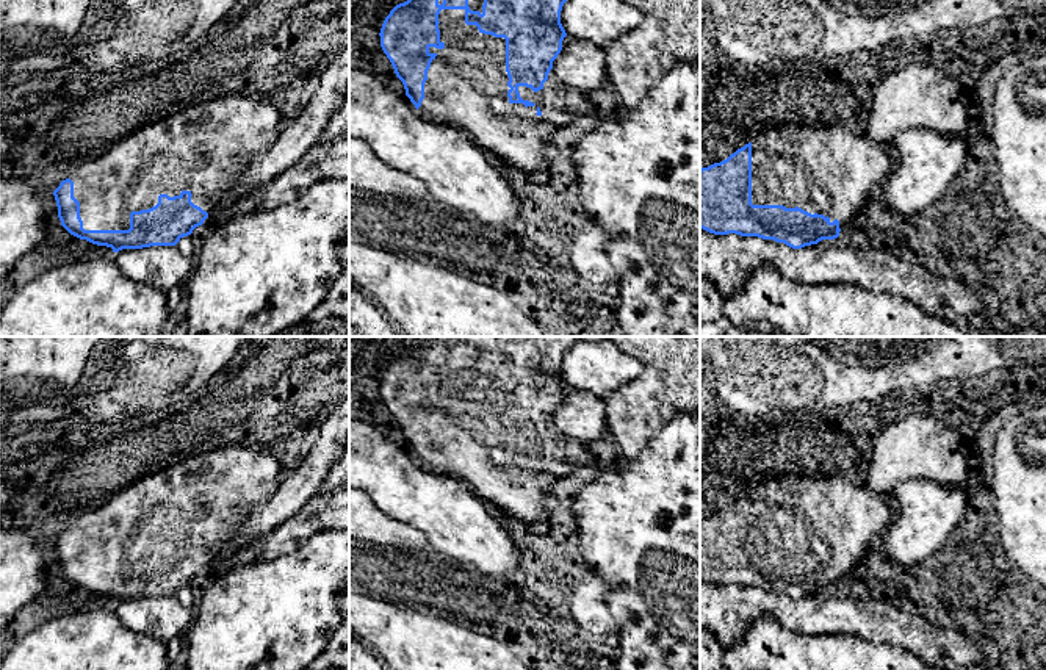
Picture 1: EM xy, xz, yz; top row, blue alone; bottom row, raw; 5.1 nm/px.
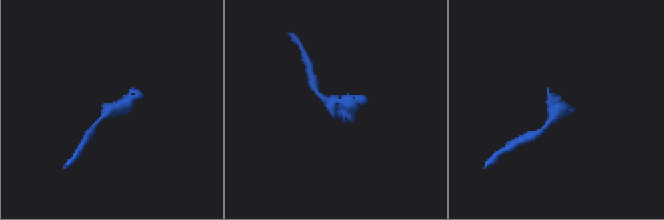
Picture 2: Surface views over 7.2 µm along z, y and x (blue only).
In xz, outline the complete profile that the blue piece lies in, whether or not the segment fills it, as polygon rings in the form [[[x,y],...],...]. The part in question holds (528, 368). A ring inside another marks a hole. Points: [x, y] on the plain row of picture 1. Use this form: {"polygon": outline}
{"polygon": [[[413,337],[410,349],[396,355],[385,368],[379,384],[381,398],[390,410],[396,427],[402,432],[406,446],[421,465],[463,481],[492,510],[503,509],[509,518],[518,523],[542,524],[548,510],[546,499],[550,488],[579,468],[597,463],[586,443],[561,434],[553,423],[553,412],[561,404],[562,391],[567,387],[561,374],[561,362],[575,340],[576,337]]]}

